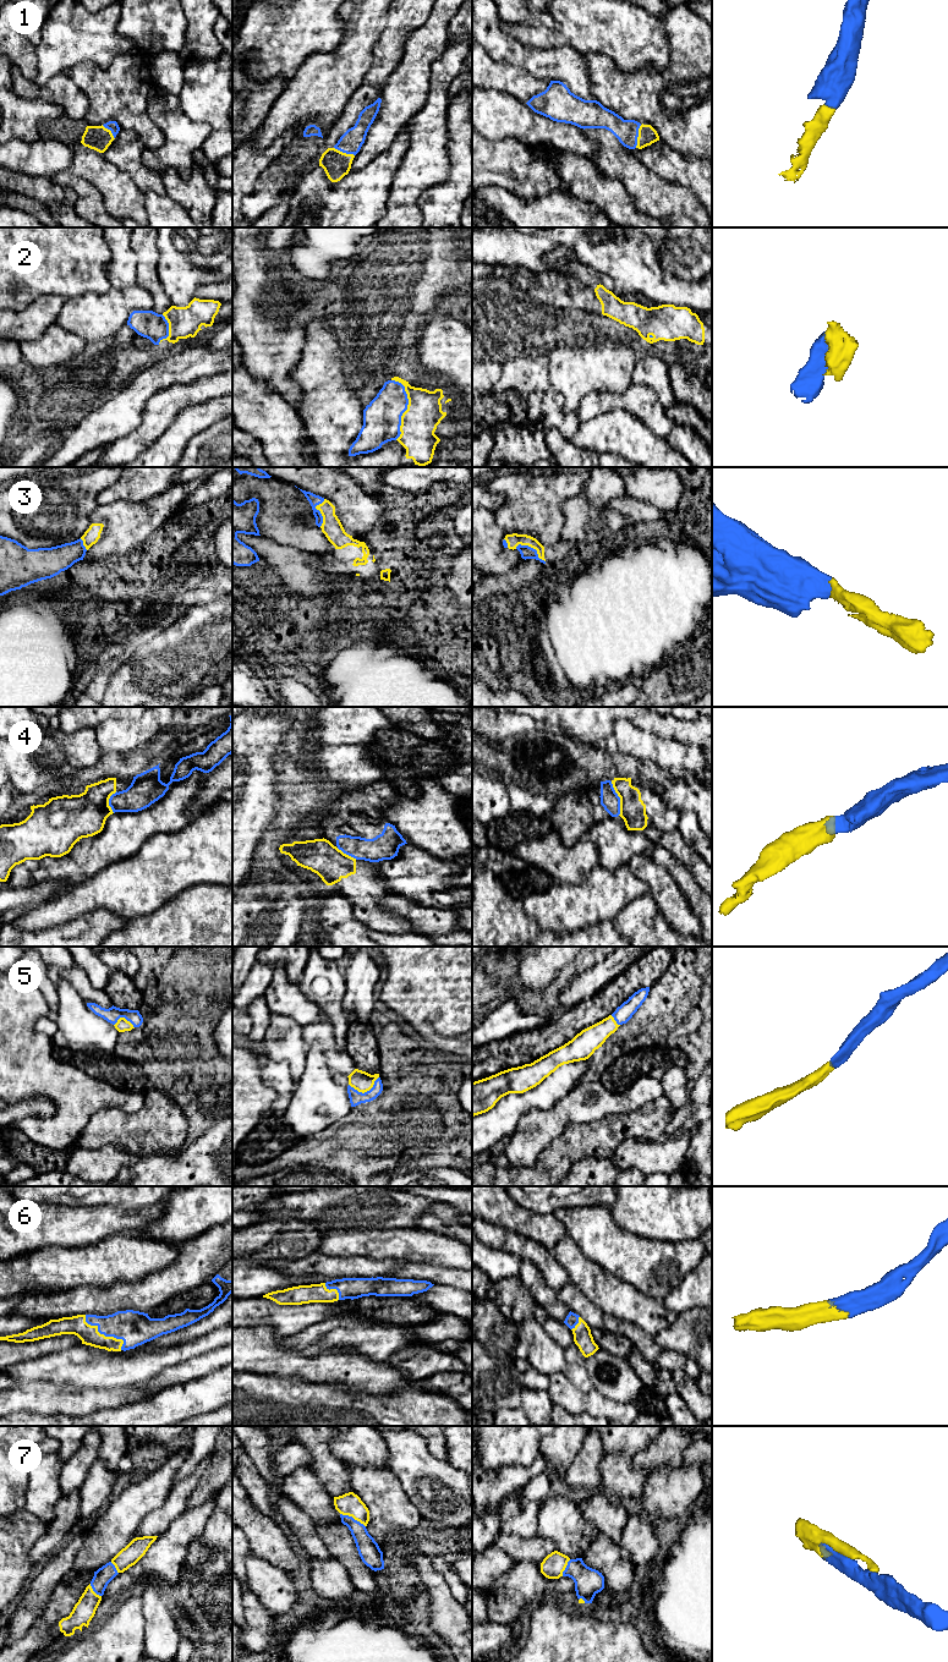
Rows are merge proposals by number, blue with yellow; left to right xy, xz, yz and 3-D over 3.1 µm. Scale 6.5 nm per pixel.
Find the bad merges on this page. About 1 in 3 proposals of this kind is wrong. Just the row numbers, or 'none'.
4

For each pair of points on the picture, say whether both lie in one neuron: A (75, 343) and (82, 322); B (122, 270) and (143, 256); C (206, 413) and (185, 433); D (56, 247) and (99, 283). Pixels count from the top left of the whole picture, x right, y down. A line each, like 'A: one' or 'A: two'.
A: two
B: two
C: one
D: one

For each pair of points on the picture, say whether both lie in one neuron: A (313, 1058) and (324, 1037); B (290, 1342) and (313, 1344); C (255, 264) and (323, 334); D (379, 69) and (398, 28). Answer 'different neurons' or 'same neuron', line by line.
A: different neurons
B: same neuron
C: different neurons
D: same neuron

